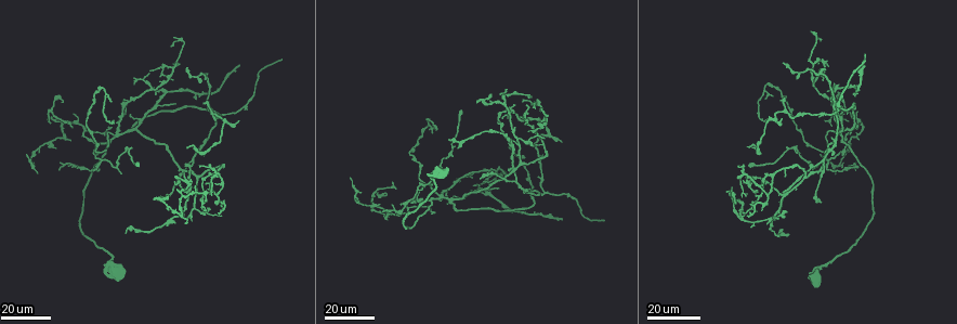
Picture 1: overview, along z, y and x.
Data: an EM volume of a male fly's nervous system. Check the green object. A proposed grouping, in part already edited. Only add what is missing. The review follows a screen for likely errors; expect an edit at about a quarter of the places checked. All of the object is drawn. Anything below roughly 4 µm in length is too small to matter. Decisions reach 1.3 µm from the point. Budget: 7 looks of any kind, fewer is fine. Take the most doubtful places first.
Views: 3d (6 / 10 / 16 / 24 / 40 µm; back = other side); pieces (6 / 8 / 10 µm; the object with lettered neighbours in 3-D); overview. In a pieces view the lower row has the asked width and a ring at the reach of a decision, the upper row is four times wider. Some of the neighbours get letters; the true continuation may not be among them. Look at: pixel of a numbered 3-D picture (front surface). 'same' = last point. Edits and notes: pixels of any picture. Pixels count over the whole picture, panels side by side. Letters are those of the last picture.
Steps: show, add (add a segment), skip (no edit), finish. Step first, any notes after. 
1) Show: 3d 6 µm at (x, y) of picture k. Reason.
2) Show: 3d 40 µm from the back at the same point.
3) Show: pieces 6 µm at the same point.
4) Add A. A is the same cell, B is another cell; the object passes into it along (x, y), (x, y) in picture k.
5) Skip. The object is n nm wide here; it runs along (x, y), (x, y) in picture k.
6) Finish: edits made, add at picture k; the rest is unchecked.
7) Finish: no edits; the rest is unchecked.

Show: 3d 16 µm at (239, 66) of picture 1. Branch stops here.

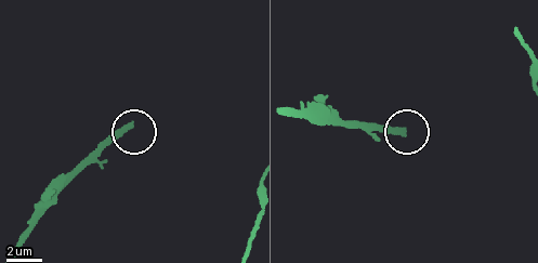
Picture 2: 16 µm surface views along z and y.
Show: pieces 10 µm at (129, 125) of picture 2. See the neighbours.

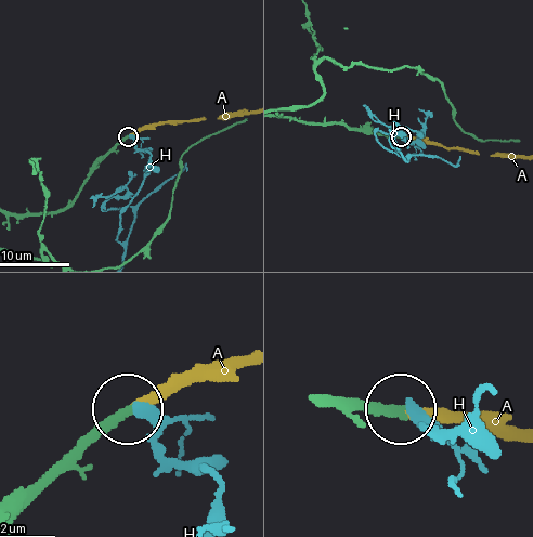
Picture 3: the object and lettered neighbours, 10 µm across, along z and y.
Add A. A is the same cell, H is another cell; the object passes into it along (334, 400), (411, 407), (512, 442) in picture 3; it goes on there.

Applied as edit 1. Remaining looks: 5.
Show: overview.

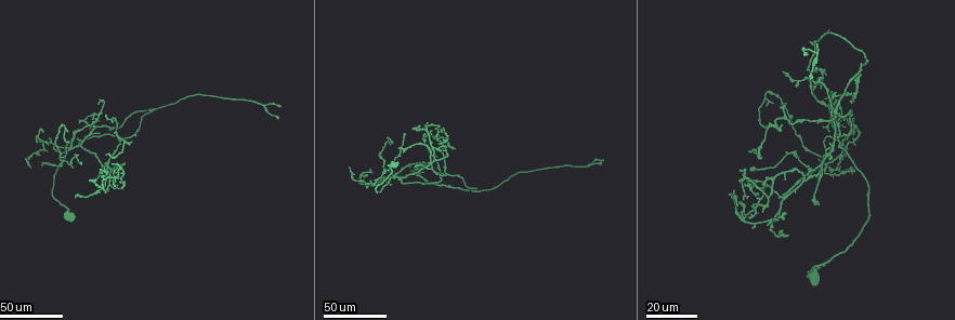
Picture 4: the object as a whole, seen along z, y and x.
Show: 3d 24 µm at (115, 182) of picture 4. End of a long branch.

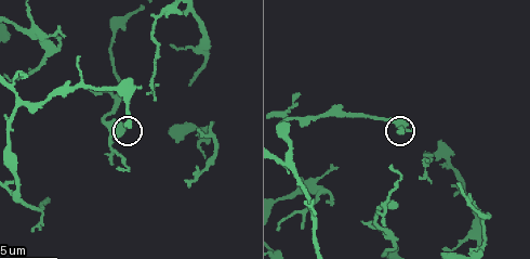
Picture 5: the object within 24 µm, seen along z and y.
Show: pieces 6 µm at (127, 124) of picture 5.

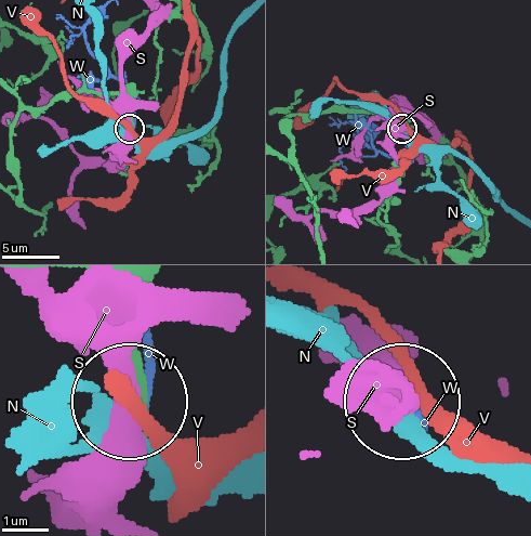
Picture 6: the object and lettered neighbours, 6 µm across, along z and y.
Skip. N, S, V and W are other cells; none of them fits.

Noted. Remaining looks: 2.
Show: pieces 6 µm at (302, 227) of picture 5. Tapers out.

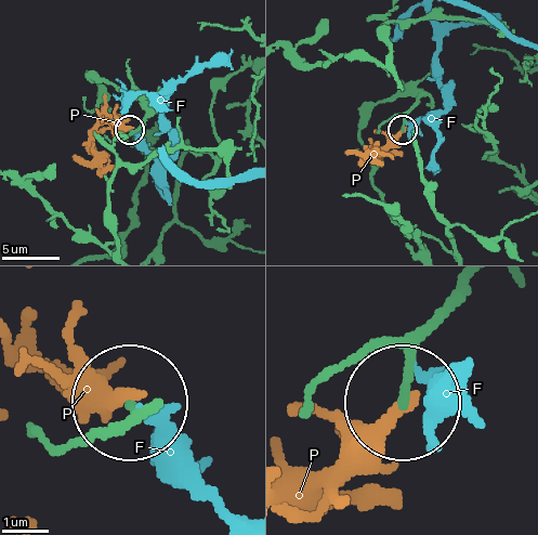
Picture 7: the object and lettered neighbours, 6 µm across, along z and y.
Skip. The object is 180 nm wide here; F and P are other cells; it runs along (377, 191), (362, 119), (378, 103), (418, 95), (402, 129) in picture 7; no lettered segment goes on from it.

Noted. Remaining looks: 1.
Finish: edits made, add at picture 3; the rest is unchecked.

